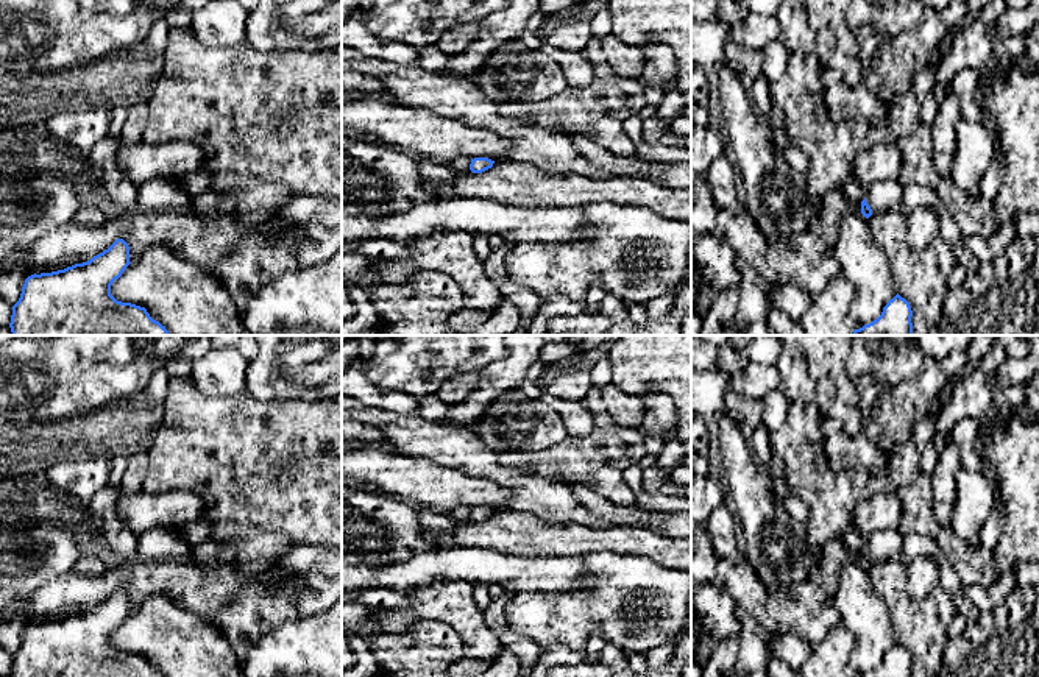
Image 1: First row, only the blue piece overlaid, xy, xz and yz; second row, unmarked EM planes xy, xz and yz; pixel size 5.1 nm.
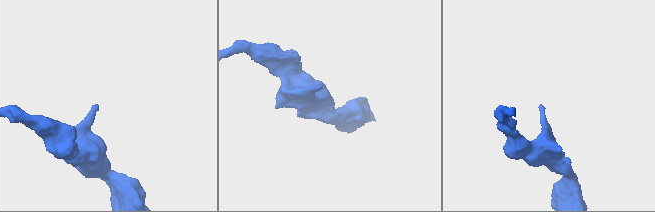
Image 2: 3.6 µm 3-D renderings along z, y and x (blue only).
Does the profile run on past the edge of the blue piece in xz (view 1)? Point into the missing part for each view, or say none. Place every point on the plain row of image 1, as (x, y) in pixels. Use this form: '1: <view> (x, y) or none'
1: none

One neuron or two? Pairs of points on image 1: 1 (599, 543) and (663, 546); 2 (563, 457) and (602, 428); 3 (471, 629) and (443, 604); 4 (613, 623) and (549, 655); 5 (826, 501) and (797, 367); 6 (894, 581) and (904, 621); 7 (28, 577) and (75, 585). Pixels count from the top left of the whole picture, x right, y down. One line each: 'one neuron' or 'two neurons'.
1: one neuron
2: one neuron
3: one neuron
4: two neurons
5: one neuron
6: one neuron
7: two neurons

